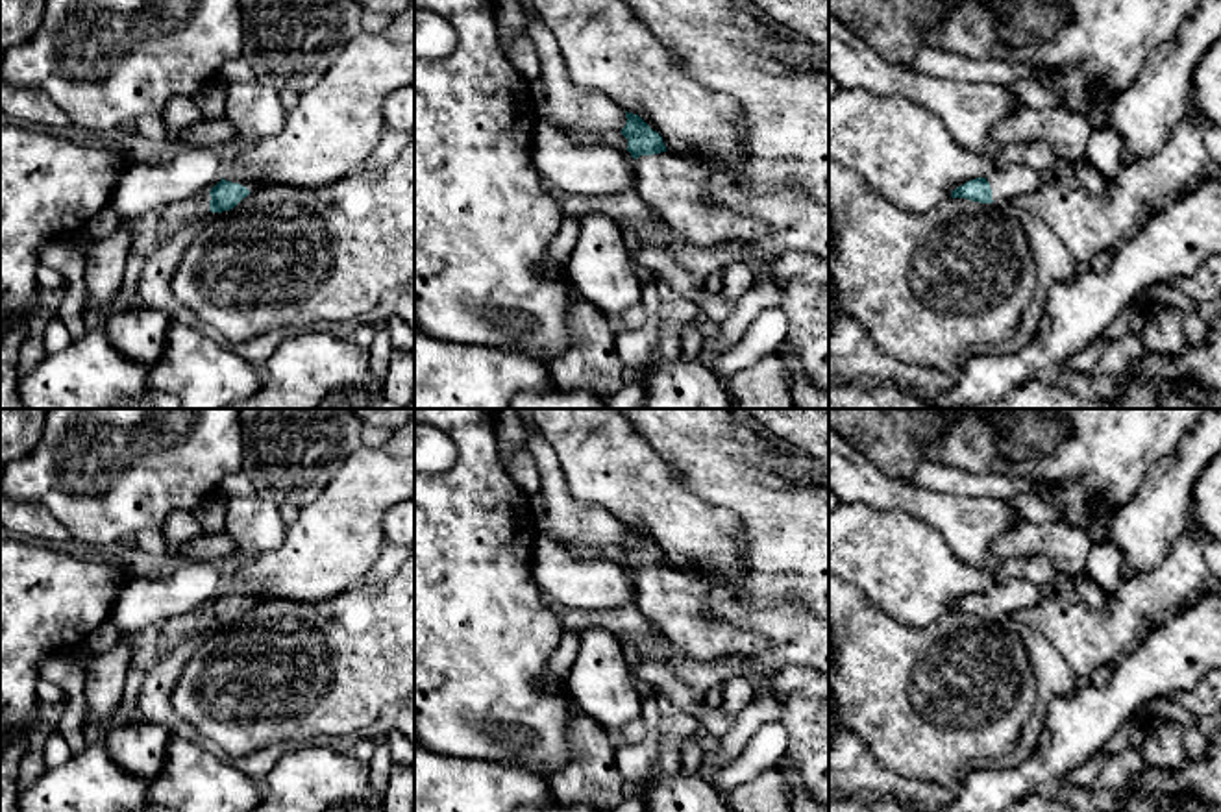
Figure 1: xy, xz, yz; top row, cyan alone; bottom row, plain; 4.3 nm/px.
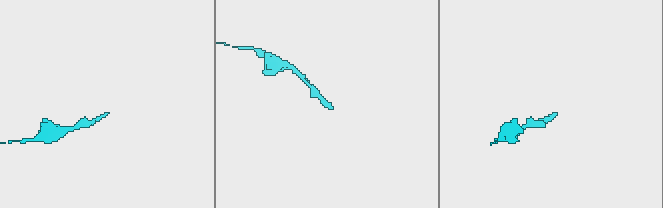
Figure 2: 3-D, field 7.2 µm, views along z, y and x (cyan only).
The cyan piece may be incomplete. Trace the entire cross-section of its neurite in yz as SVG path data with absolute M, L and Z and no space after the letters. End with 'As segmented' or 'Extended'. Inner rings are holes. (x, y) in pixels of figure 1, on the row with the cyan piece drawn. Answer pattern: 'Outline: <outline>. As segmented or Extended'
Outline: M1019 163L1005 168L993 166L984 178L969 179L951 191L951 198L1006 205L1014 196L1034 192L1042 185L1040 172Z. Extended

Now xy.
Outline: M229 170L215 187L211 187L209 211L222 213L233 209L250 192L266 185L265 179L266 174L261 170Z. Extended

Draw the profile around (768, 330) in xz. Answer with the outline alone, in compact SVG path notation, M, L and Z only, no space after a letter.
M768 307L757 314L742 340L714 359L710 364L716 377L733 377L738 372L773 355L777 346L786 340L788 318L781 307Z

